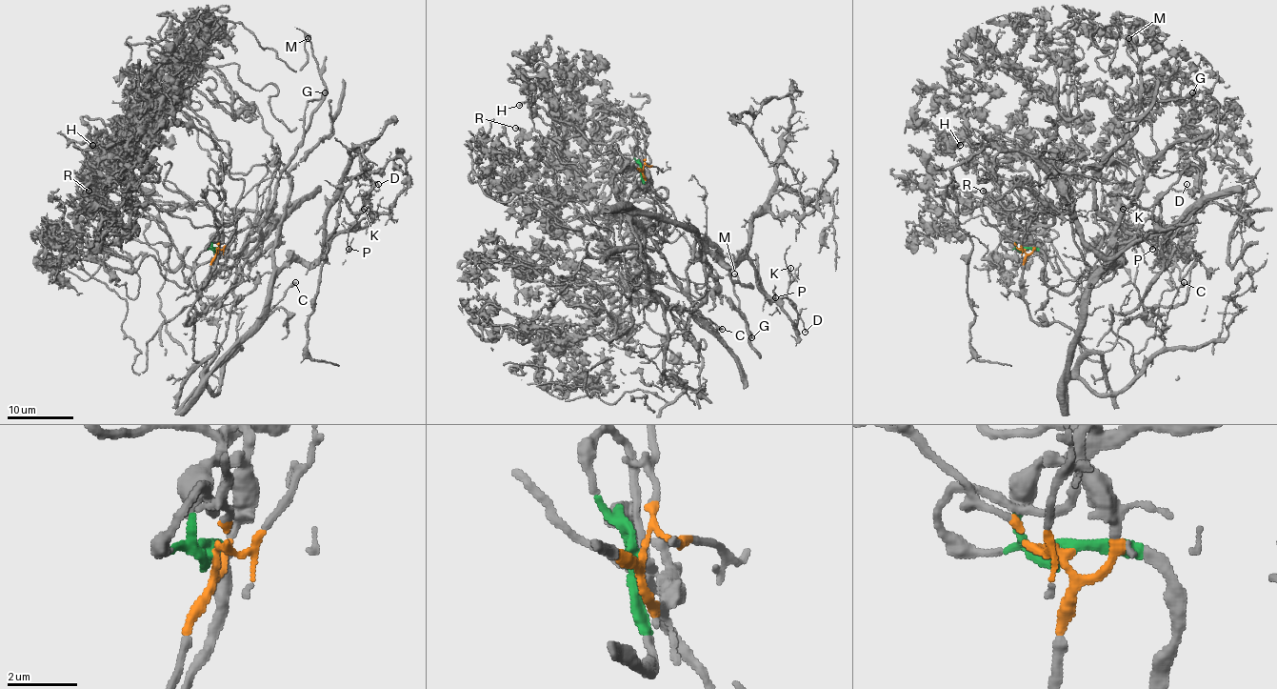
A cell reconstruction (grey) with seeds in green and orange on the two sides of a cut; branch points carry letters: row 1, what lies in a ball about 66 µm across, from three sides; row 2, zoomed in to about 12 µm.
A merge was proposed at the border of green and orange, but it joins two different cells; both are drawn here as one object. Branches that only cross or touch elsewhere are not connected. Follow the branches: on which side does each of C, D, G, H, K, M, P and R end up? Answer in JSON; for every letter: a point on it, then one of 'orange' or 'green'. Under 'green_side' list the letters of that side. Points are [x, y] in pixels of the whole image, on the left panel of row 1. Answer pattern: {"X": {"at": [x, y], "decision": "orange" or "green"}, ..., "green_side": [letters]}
{"C": {"at": [295, 282], "decision": "orange"}, "D": {"at": [378, 184], "decision": "orange"}, "G": {"at": [325, 92], "decision": "green"}, "H": {"at": [92, 145], "decision": "green"}, "K": {"at": [364, 209], "decision": "orange"}, "M": {"at": [308, 38], "decision": "green"}, "P": {"at": [349, 249], "decision": "orange"}, "R": {"at": [89, 191], "decision": "green"}, "green_side": ["G", "H", "M", "R"]}

